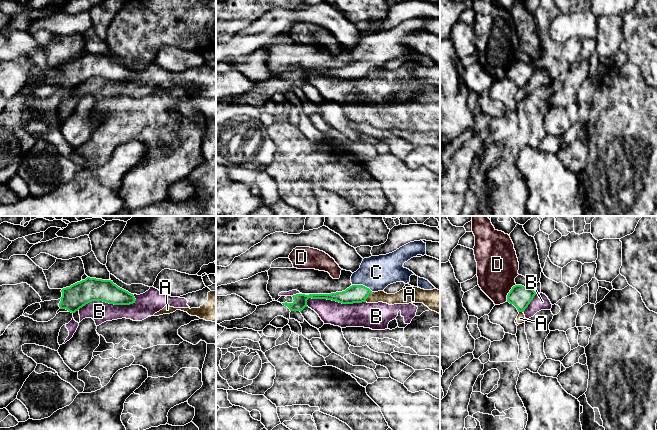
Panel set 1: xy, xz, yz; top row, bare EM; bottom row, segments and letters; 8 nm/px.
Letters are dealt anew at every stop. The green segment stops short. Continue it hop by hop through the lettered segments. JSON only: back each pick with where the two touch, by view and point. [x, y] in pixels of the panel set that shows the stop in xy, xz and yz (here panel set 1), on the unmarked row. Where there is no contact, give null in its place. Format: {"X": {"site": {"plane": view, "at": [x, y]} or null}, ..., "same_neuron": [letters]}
{"C": {"site": {"plane": "xz", "at": [362, 61]}}, "same_neuron": ["C"]}

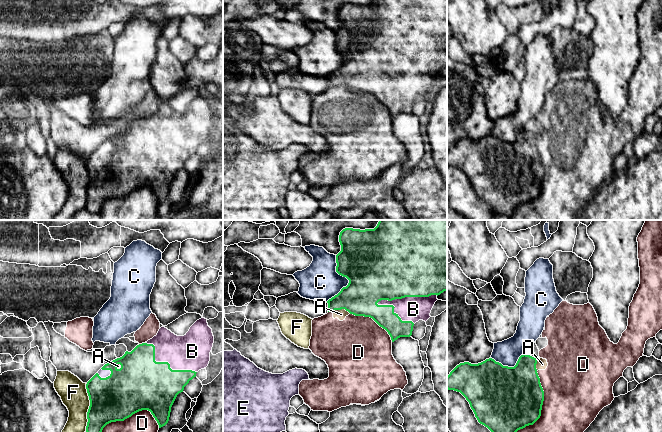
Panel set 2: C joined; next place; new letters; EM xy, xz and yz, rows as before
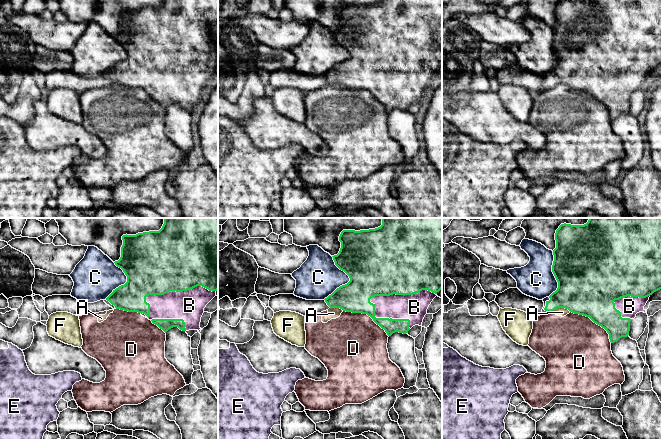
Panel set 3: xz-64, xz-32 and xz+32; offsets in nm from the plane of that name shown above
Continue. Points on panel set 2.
{"B": {"site": {"plane": "xz", "at": [406, 72]}}, "E": {"site": {"plane": "xy", "at": [104, 154]}}, "same_neuron": ["B", "E"]}

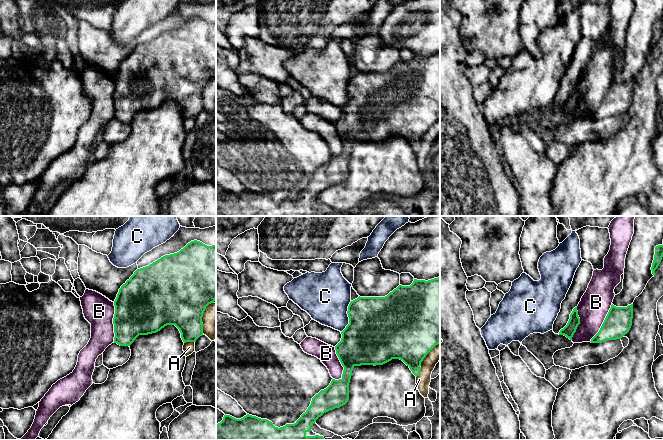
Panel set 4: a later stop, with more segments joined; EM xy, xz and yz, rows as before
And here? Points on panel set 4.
{"same_neuron": []}

